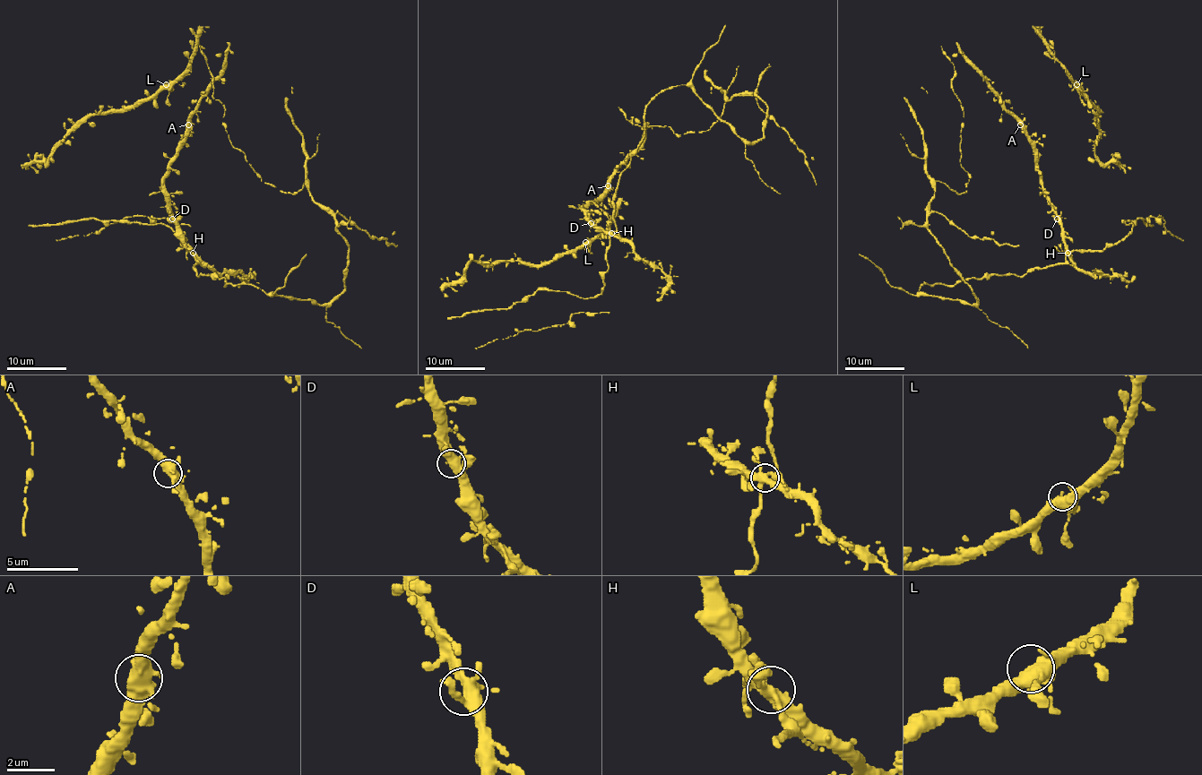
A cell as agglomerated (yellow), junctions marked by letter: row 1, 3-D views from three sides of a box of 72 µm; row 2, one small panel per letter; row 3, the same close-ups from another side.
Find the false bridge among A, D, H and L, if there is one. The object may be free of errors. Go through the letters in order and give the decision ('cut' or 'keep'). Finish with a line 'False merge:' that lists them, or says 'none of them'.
A: keep
D: keep
H: keep
L: keep
False merge: none of them

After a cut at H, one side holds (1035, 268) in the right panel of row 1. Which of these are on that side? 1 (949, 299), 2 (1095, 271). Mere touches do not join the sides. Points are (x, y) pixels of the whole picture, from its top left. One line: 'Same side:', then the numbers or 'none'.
Same side: none

